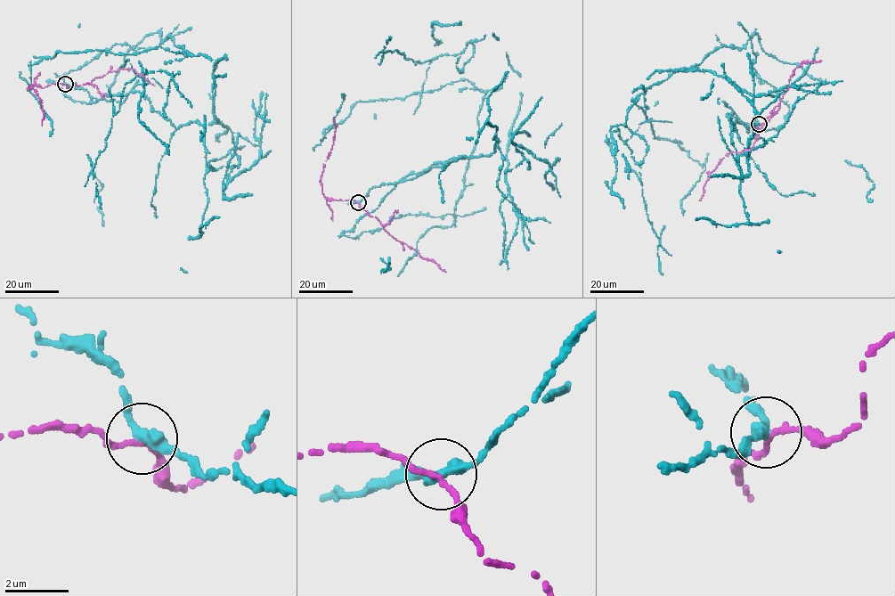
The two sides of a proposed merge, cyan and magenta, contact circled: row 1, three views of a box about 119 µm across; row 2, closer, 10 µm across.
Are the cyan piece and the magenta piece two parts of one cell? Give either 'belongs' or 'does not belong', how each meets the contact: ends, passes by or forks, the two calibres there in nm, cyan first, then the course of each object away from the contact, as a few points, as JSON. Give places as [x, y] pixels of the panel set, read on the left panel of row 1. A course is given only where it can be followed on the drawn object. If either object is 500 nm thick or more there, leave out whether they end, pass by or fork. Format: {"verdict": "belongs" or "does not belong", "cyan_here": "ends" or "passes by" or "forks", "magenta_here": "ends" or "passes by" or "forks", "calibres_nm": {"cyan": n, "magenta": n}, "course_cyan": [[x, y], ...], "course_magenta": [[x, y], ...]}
{"verdict": "does not belong", "cyan_here": "passes by", "magenta_here": "passes by", "calibres_nm": {"cyan": 320, "magenta": 170}, "course_cyan": [[65, 84], [102, 98], [50, 81], [117, 44], [169, 34], [190, 54], [29, 65], [51, 135]], "course_magenta": [[65, 84], [28, 88], [29, 85], [35, 89], [41, 102], [42, 125]]}

